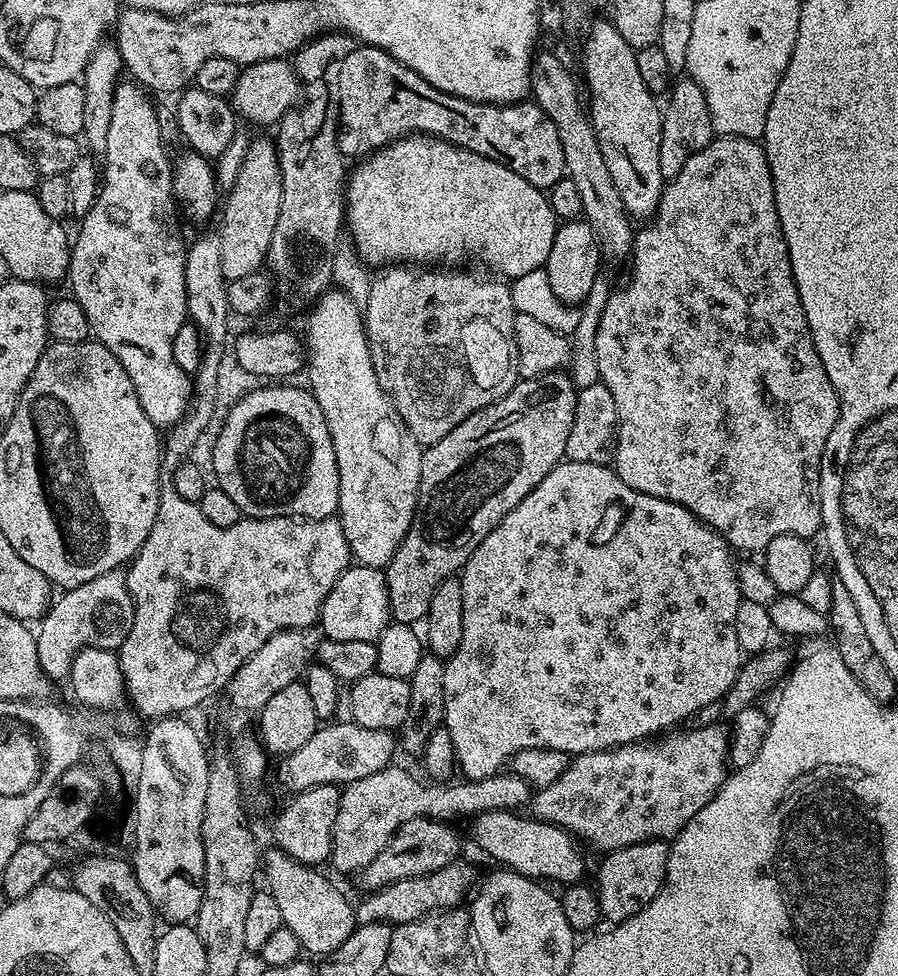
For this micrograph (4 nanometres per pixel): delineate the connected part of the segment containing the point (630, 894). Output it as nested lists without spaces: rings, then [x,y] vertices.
[[[647,840],[634,846],[615,848],[603,857],[596,872],[596,897],[600,903],[600,915],[609,925],[621,924],[638,910],[645,908],[658,894],[666,878],[666,862],[669,845],[662,840]]]

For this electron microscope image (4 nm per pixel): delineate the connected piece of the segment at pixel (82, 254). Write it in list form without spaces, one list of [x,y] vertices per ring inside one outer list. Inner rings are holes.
[[[120,82],[116,87],[113,109],[111,111],[110,130],[107,131],[106,152],[102,157],[100,193],[96,197],[92,209],[79,221],[80,233],[77,236],[75,233],[74,239],[71,241],[72,257],[68,263],[67,279],[69,281],[72,280],[71,295],[78,302],[78,306],[82,306],[82,310],[86,310],[86,318],[88,319],[91,335],[99,343],[105,344],[110,350],[110,354],[114,354],[114,358],[118,358],[118,362],[122,362],[122,370],[126,370],[126,374],[130,374],[130,382],[134,382],[134,394],[138,394],[138,402],[142,402],[142,410],[146,414],[146,418],[150,418],[150,422],[154,422],[157,429],[170,430],[186,415],[188,406],[192,403],[193,377],[189,373],[187,376],[184,373],[183,366],[176,361],[176,348],[172,345],[172,339],[179,334],[184,320],[186,324],[186,321],[189,319],[186,274],[184,273],[188,254],[186,251],[186,239],[184,240],[183,234],[180,233],[180,220],[182,221],[182,216],[178,211],[178,201],[173,192],[174,164],[171,159],[168,161],[169,149],[164,144],[159,133],[158,114],[156,113],[157,105],[154,101],[152,102],[153,97],[145,89],[141,88],[139,84],[135,82],[127,83]]]

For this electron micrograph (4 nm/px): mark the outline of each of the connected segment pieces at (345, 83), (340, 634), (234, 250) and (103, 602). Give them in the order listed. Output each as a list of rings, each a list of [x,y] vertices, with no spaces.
[[[357,46],[354,54],[340,61],[340,153],[363,158],[402,136],[427,134],[467,146],[526,178],[530,186],[549,190],[566,176],[562,142],[554,122],[534,102],[479,104],[430,86],[414,70],[402,66],[386,50]]]
[[[349,566],[347,570],[338,578],[338,582],[334,582],[334,586],[330,590],[330,594],[326,594],[326,602],[322,602],[322,610],[318,621],[318,628],[324,631],[323,635],[330,640],[338,642],[374,642],[382,634],[382,630],[387,628],[390,623],[390,613],[388,610],[388,587],[386,586],[386,578],[383,571],[379,568],[366,568],[363,566]]]
[[[253,139],[249,143],[242,170],[238,170],[238,178],[232,183],[226,196],[228,201],[223,201],[222,211],[218,216],[218,262],[222,266],[225,281],[247,280],[255,277],[260,267],[265,267],[270,238],[274,238],[274,226],[278,226],[278,214],[282,210],[280,155],[271,139]]]
[[[120,570],[98,574],[98,578],[94,578],[90,582],[82,582],[82,586],[61,591],[51,601],[48,611],[40,617],[38,627],[35,629],[38,662],[42,666],[45,676],[53,682],[63,681],[67,677],[68,671],[72,669],[72,660],[84,648],[119,650],[124,644],[126,634],[130,634],[135,609],[136,604],[128,589],[128,577]]]

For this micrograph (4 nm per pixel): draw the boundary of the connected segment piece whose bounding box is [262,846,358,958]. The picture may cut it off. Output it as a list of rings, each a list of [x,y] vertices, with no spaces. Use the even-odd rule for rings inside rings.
[[[269,847],[262,856],[262,880],[266,890],[278,902],[284,927],[298,938],[305,953],[313,952],[316,958],[329,956],[357,928],[353,901],[348,901],[315,867],[300,864],[281,848]]]

